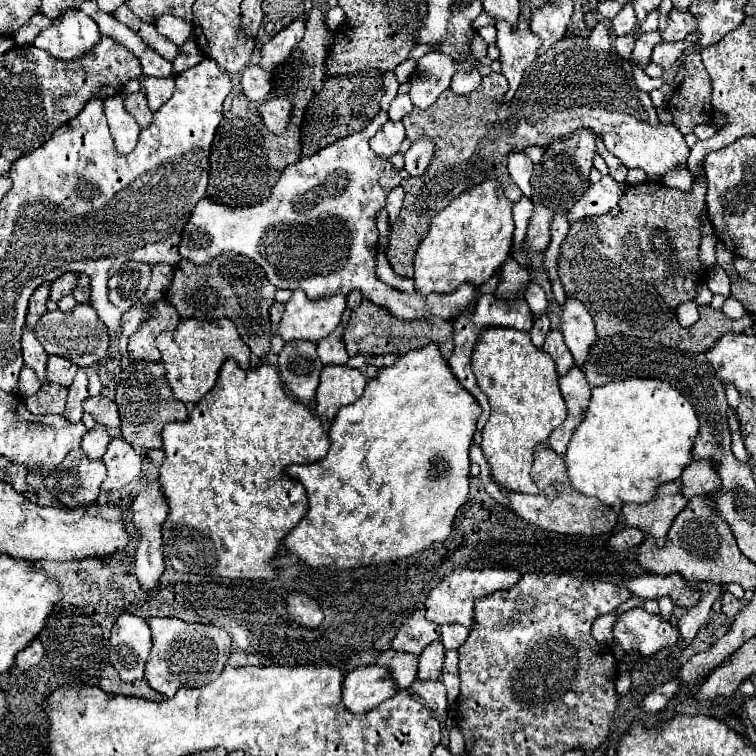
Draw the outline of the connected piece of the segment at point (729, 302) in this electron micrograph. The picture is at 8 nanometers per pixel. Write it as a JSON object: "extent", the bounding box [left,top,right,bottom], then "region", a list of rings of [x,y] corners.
{"extent":[721,296,745,320],"region":[[[729,296],[729,298],[725,300],[725,304],[723,304],[721,310],[727,312],[731,320],[737,320],[737,318],[743,318],[743,316],[745,316],[745,308],[743,308],[733,296]]]}

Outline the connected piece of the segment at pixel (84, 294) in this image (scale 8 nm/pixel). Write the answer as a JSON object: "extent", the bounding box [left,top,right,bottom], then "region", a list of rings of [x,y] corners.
{"extent":[73,274,89,304],"region":[[[85,274],[79,276],[77,280],[77,286],[73,290],[73,298],[81,304],[89,304],[89,278]]]}

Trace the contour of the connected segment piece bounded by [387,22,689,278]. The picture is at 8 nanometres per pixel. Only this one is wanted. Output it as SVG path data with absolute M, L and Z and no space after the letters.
M601 22L585 40L563 38L553 44L553 48L525 70L523 84L509 108L507 104L497 108L491 104L491 84L487 84L467 96L445 90L433 106L425 110L413 108L413 112L401 120L407 138L411 142L431 138L435 154L425 174L401 182L405 200L387 246L387 258L397 276L413 278L413 258L421 238L429 232L429 220L461 192L495 178L501 182L507 198L521 198L521 190L513 184L505 166L513 150L547 146L553 138L567 138L577 128L589 128L603 138L607 150L617 156L623 166L643 168L649 180L659 180L669 170L687 164L689 146L685 144L685 136L681 136L673 124L661 124L657 120L649 94L635 86L629 62L617 56L611 30Z

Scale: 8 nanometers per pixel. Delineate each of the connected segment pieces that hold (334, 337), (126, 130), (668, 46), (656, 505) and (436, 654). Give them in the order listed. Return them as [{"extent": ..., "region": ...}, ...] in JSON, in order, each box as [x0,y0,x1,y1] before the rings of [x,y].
[{"extent":[317,308,351,364],"region":[[[347,308],[343,312],[341,324],[325,340],[317,342],[317,354],[319,354],[323,364],[345,364],[349,360],[349,354],[347,354],[345,344],[343,344],[343,328],[349,320],[349,314],[351,314],[351,310]]]},{"extent":[105,94,141,156],"region":[[[121,94],[105,100],[105,114],[107,114],[107,122],[109,122],[109,128],[111,128],[111,136],[113,136],[117,152],[121,156],[133,152],[141,128],[125,112],[125,108],[123,108],[123,96]]]},{"extent":[651,42,685,68],"region":[[[663,42],[663,44],[657,44],[655,50],[653,50],[653,56],[651,56],[651,62],[659,64],[661,68],[671,68],[679,56],[683,54],[685,50],[685,44],[683,42]]]},{"extent":[625,482,687,546],"region":[[[667,482],[655,490],[655,498],[649,504],[625,504],[625,522],[633,528],[641,528],[657,540],[657,546],[665,544],[673,518],[685,508],[687,500],[681,498],[681,482]]]},{"extent":[417,640,443,680],"region":[[[441,640],[431,642],[419,656],[419,672],[417,678],[419,680],[437,680],[441,676],[441,668],[443,668],[443,644]]]}]

